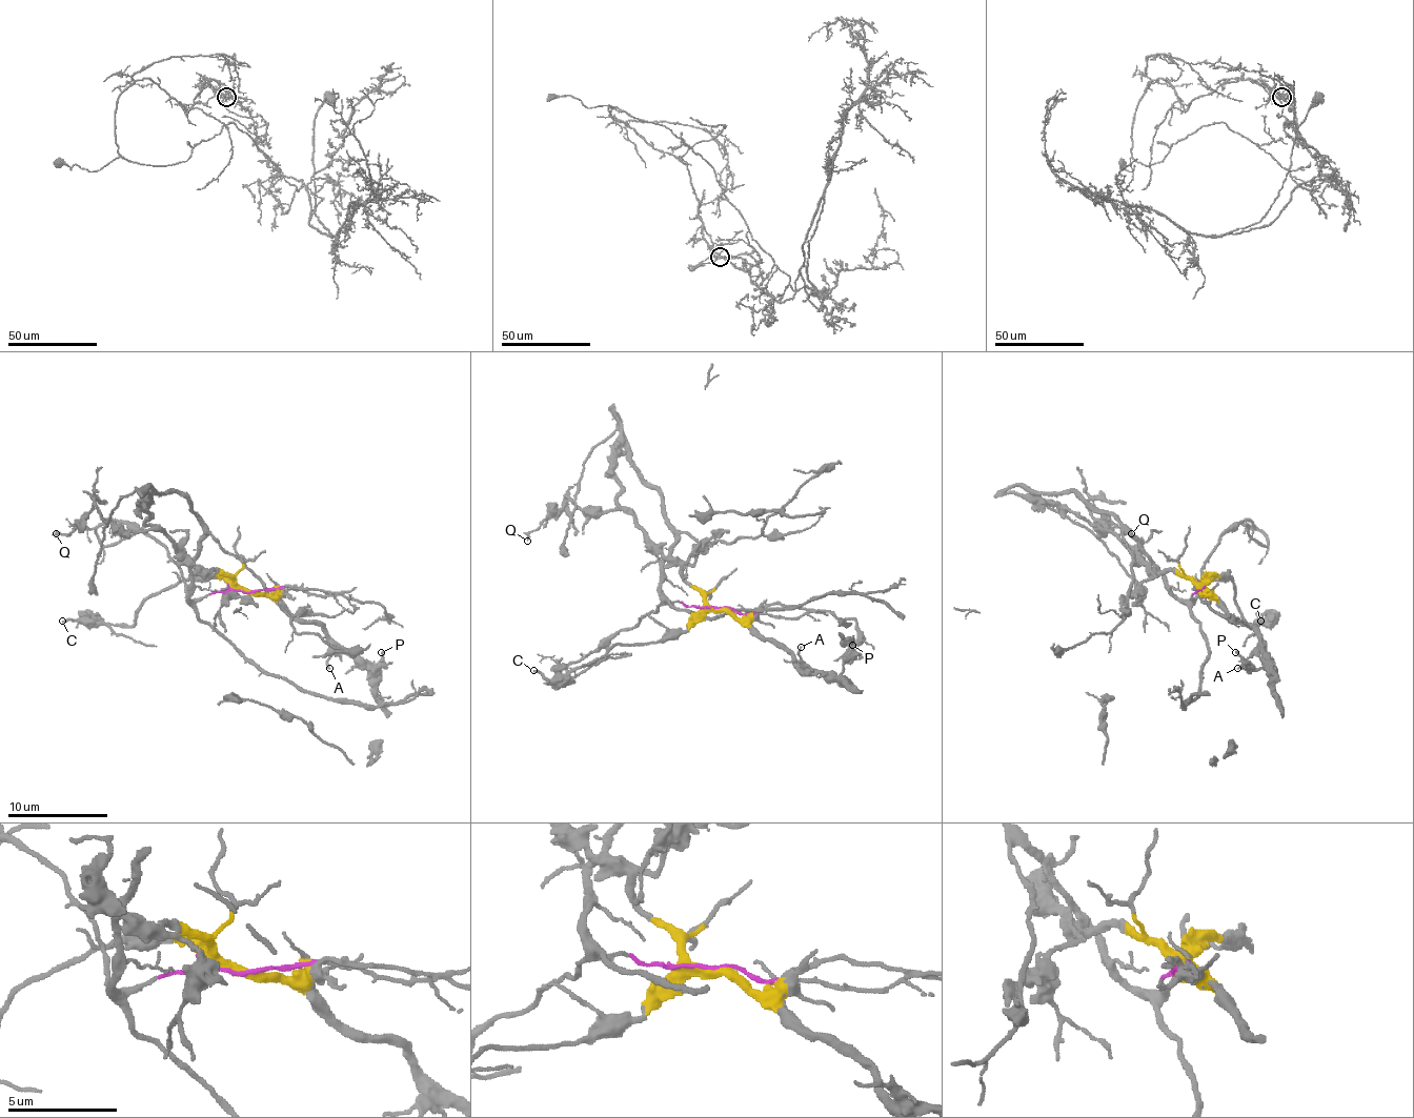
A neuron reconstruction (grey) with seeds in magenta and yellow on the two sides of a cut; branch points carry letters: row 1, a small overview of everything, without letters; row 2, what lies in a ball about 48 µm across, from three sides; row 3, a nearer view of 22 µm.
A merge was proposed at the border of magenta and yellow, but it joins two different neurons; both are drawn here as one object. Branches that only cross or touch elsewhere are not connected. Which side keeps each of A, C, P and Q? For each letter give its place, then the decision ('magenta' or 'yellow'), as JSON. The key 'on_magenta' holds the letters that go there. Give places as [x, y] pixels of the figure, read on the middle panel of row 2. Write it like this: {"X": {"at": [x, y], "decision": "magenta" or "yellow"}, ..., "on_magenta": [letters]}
{"A": {"at": [801, 647], "decision": "yellow"}, "C": {"at": [533, 670], "decision": "yellow"}, "P": {"at": [852, 645], "decision": "yellow"}, "Q": {"at": [527, 541], "decision": "yellow"}, "on_magenta": []}

